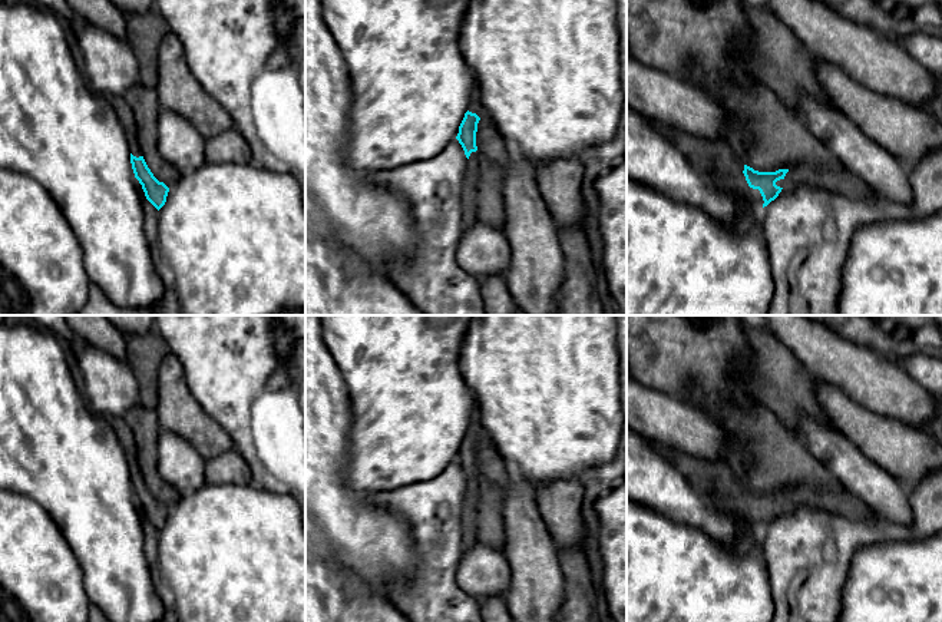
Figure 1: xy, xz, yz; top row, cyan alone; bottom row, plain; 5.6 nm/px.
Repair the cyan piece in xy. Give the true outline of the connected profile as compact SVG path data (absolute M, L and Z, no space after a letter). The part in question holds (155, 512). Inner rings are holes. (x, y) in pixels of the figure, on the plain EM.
M109 417L108 421L113 427L120 441L120 446L123 449L123 453L126 456L126 461L130 472L130 484L132 484L135 499L142 506L146 520L159 532L166 523L169 509L153 497L153 494L151 493L151 490L148 489L142 477L142 473L136 460L136 441L125 418Z

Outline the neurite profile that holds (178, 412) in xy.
M171 351L159 365L156 416L162 430L184 437L205 460L234 449L231 436L192 396L184 367Z

